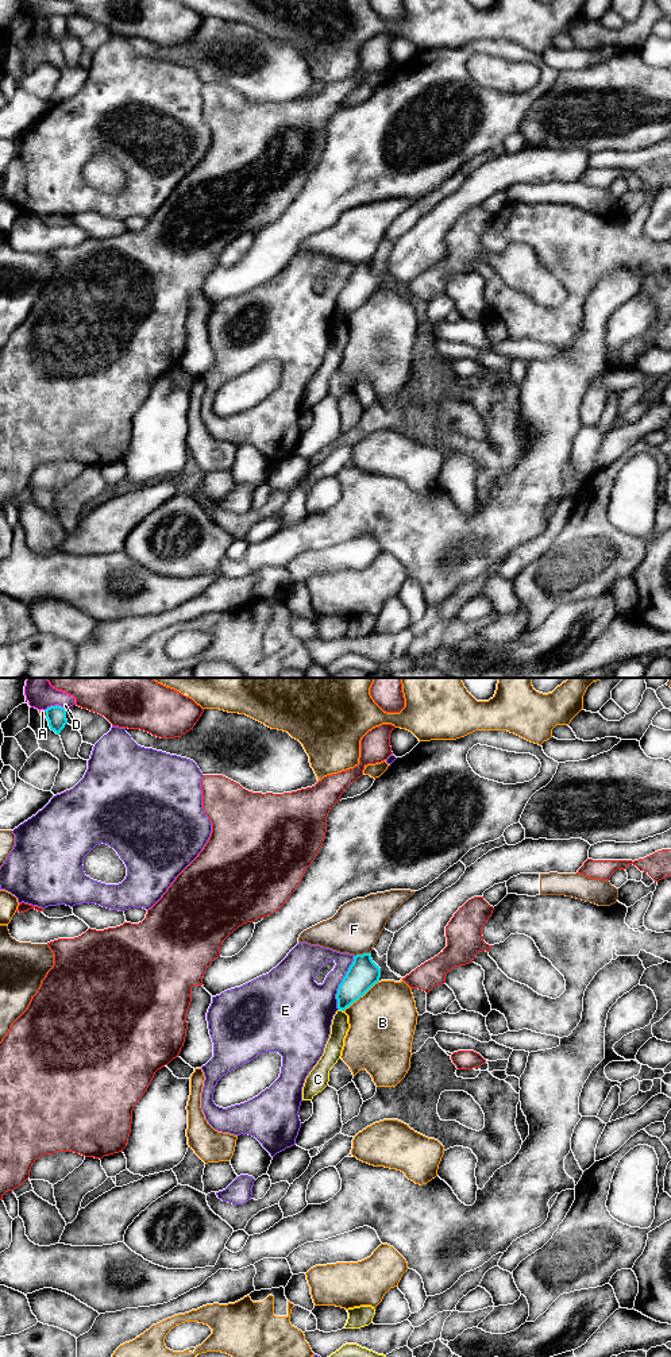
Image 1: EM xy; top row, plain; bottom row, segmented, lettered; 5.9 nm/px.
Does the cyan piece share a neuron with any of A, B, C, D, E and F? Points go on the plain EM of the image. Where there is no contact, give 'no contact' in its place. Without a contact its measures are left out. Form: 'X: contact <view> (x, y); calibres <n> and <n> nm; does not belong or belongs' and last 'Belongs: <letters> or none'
A: contact xy (46, 22); calibres 120 and 30 nm; does not belong
B: contact xy (361, 304); calibres 180 and 400 nm; does not belong
C: contact xy (342, 319); calibres 180 and 110 nm; does not belong
D: contact xy (56, 14); calibres 120 and 110 nm; does not belong
E: contact xy (340, 292); calibres 180 and 320 nm; does not belong
F: contact xy (363, 262); calibres 180 and 300 nm; does not belong
Belongs: none

